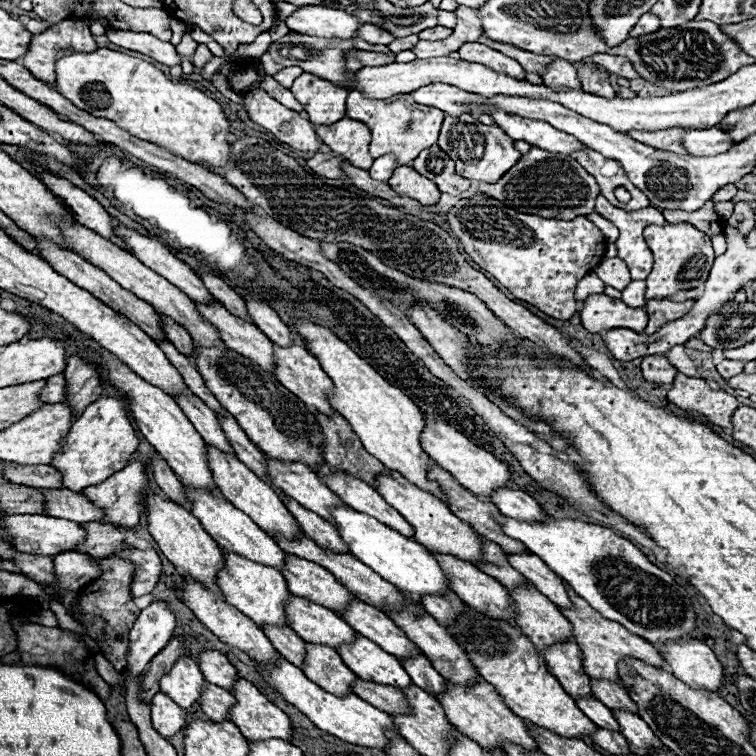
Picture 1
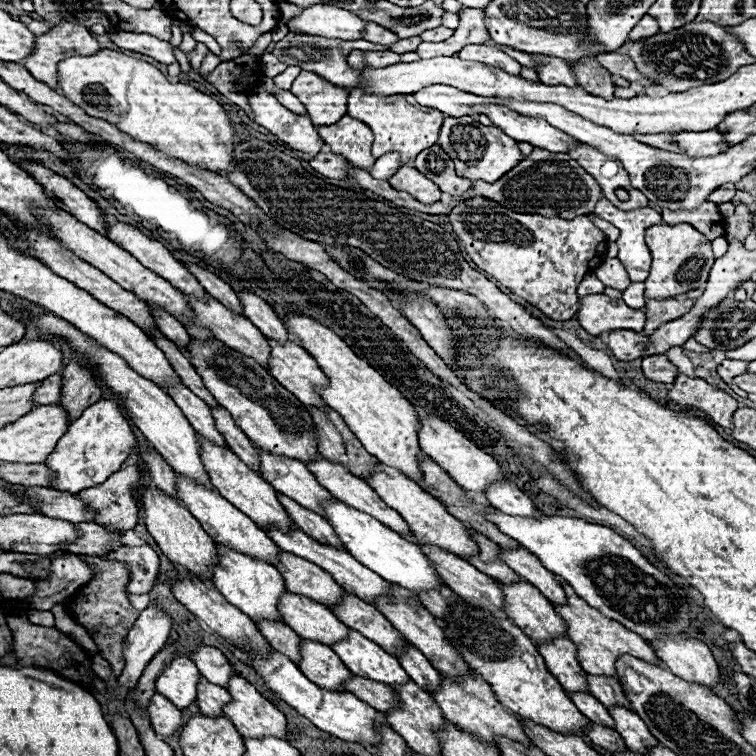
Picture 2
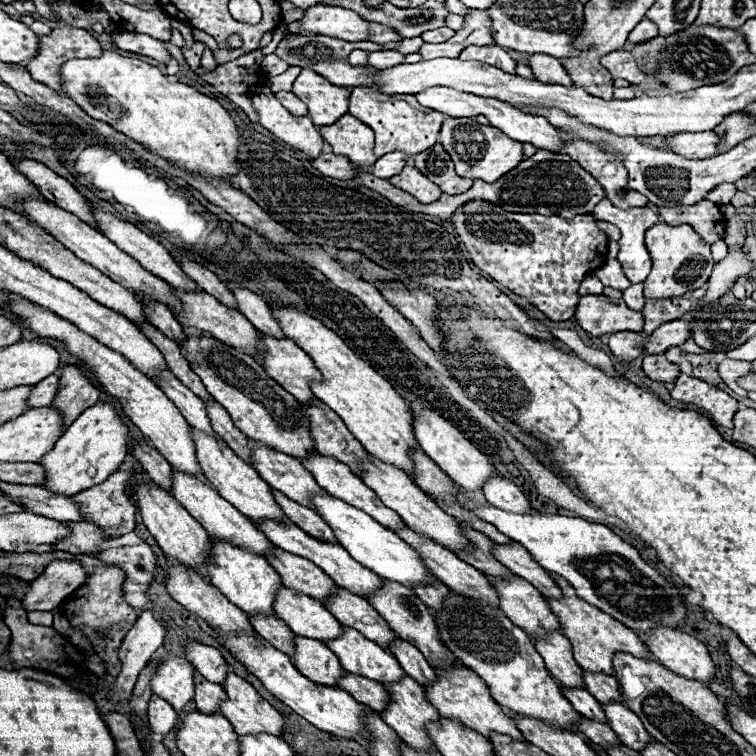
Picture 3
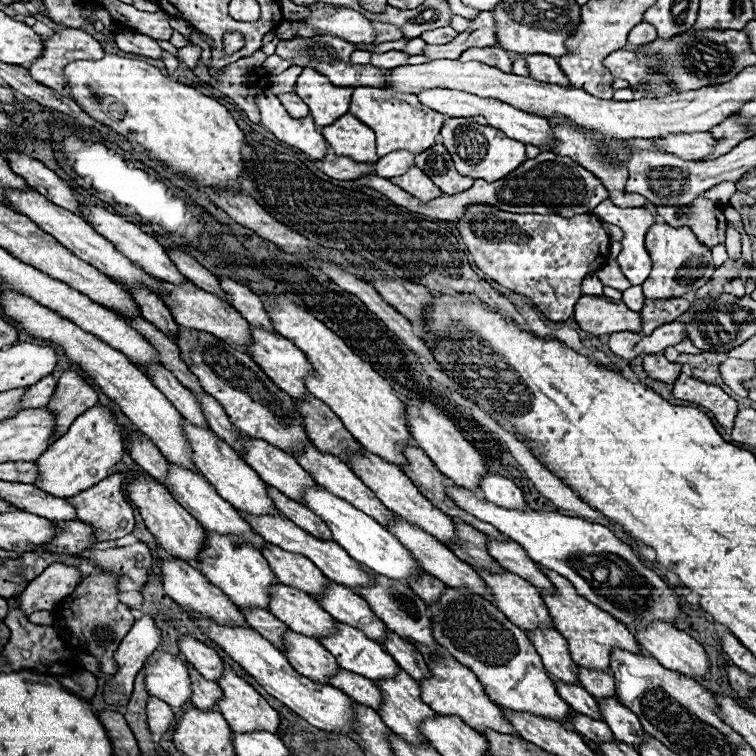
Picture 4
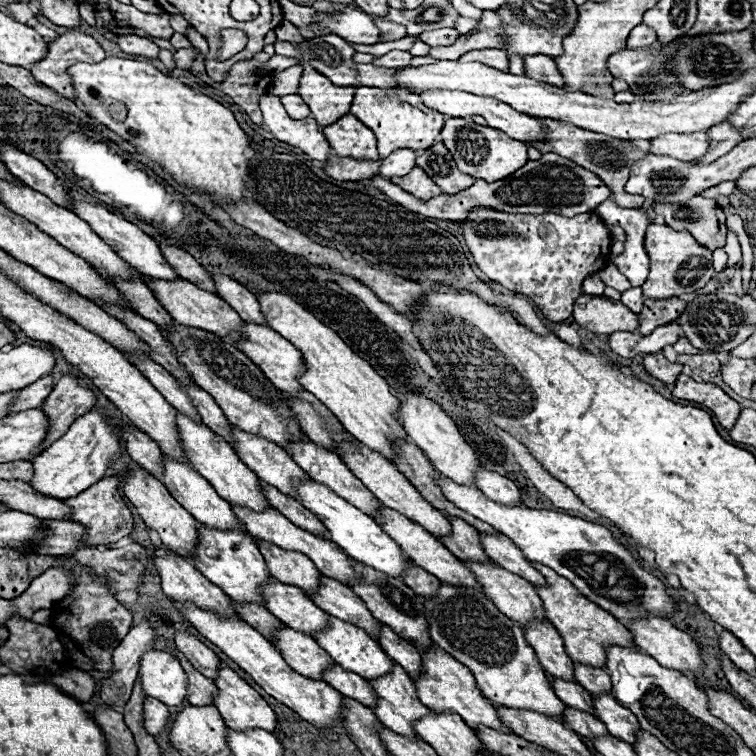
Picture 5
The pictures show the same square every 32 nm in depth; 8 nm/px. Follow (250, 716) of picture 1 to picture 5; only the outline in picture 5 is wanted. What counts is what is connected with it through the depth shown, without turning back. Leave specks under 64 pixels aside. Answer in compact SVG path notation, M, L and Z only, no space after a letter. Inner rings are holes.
M220 664L220 672L214 682L220 692L214 700L214 706L220 710L228 728L236 732L242 732L248 728L274 732L276 728L274 710L234 670L230 670L226 664Z

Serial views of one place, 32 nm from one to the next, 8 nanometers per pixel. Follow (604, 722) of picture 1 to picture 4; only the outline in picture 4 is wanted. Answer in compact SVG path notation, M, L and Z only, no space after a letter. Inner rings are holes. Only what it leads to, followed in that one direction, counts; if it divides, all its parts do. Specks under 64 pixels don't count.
M556 682L558 686L558 694L580 714L586 714L586 716L592 716L594 720L604 720L598 706L596 706L596 698L592 698L582 686L570 686L570 684L564 684L564 682Z

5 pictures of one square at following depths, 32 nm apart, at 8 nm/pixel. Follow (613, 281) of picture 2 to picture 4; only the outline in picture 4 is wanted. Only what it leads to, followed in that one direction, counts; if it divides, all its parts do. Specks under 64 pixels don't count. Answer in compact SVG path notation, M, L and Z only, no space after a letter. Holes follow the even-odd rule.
M608 260L608 264L600 270L596 270L596 276L602 280L604 286L610 286L610 288L616 288L620 292L624 292L624 288L630 286L630 282L626 280L626 276L620 272L620 266L616 260Z

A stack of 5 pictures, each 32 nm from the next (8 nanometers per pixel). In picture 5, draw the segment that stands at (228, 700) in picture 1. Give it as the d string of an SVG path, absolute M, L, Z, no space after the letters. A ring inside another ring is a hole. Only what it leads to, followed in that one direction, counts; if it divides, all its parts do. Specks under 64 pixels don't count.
M176 652L174 656L180 660L180 664L186 670L186 676L188 676L188 702L194 706L212 706L214 698L218 694L216 684L212 680L206 682L206 678L198 670L194 670L192 664L180 652Z

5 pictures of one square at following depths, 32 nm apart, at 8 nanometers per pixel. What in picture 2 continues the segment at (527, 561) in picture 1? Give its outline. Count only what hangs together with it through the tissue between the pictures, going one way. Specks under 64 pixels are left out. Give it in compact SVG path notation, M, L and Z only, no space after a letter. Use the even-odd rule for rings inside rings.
M502 548L502 560L512 570L516 570L526 582L536 586L550 602L554 602L554 604L568 604L564 588L560 586L556 576L552 572L548 572L540 564L540 560L536 556L532 556L530 552L526 552L524 548L518 548L516 552L504 552L504 548Z

